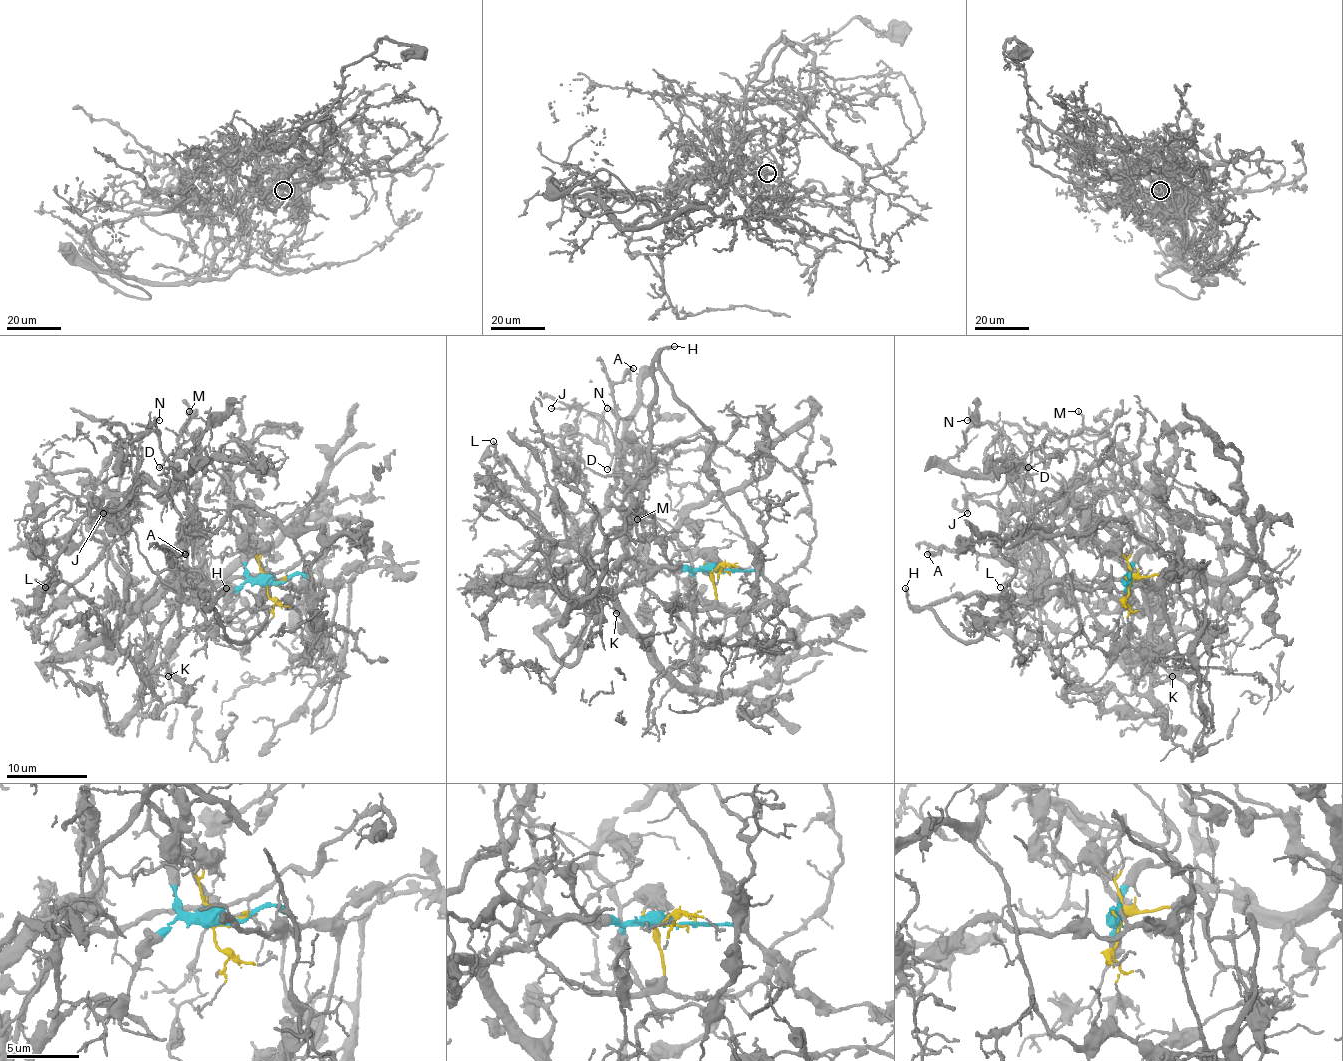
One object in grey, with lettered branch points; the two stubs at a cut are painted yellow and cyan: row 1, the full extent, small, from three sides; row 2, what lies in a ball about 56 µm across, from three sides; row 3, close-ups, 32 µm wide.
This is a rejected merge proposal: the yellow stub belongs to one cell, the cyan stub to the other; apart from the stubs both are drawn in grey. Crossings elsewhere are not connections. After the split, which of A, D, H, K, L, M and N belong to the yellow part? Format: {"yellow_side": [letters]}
{"yellow_side": ["A", "K"]}

